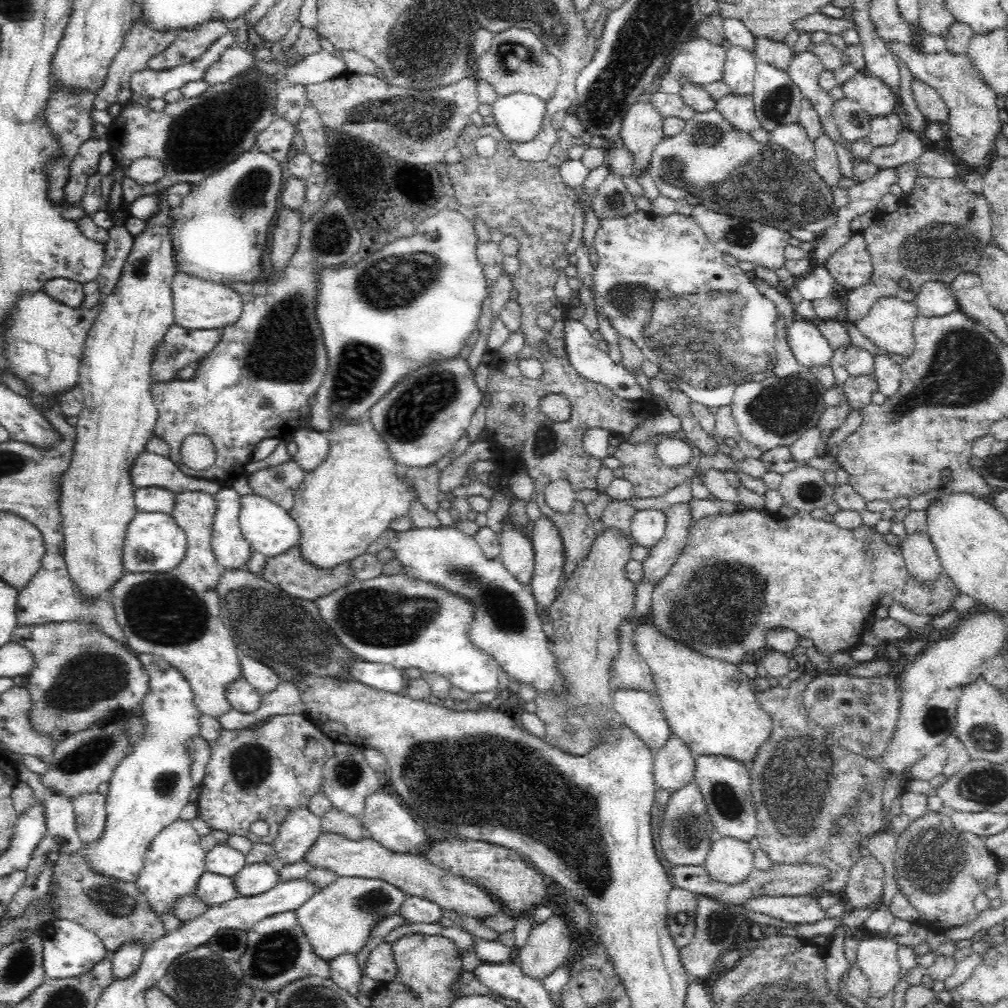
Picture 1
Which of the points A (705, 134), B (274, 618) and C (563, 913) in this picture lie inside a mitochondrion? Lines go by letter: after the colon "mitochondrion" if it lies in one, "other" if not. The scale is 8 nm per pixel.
A: mitochondrion
B: mitochondrion
C: other

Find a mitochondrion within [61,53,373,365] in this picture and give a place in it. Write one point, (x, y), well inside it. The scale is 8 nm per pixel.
(203, 135)

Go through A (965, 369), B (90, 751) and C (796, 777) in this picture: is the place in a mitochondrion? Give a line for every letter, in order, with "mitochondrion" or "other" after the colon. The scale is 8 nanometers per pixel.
A: mitochondrion
B: mitochondrion
C: mitochondrion

